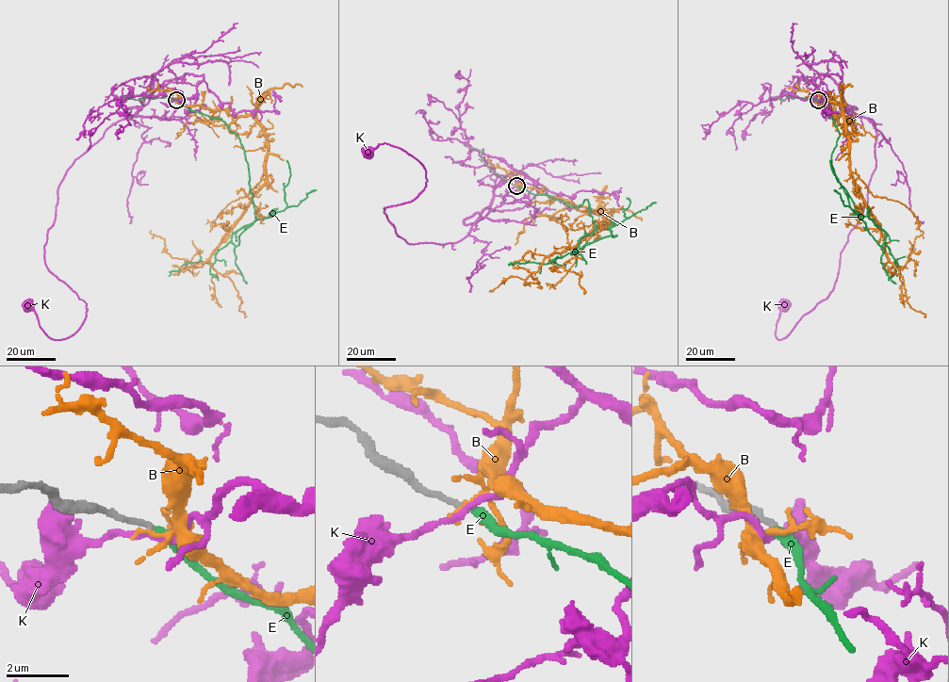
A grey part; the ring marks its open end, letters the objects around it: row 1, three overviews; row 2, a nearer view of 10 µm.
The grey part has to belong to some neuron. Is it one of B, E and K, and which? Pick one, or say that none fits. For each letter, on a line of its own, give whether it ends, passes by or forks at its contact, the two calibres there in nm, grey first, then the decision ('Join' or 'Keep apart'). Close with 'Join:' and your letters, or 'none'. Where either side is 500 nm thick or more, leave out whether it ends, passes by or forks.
B: It forks there. Thickness 190 nm (grey) against 120 nm. Keep apart
E: It ends there. Thickness 190 nm (grey) against 320 nm. Join
K: It passes by. Thickness 190 nm (grey) against 200 nm. Keep apart
Join: E

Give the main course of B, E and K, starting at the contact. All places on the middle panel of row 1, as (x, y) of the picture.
B: (515, 186), (534, 187), (607, 217), (577, 246), (549, 254), (536, 271), (525, 279), (510, 276), (490, 290)
E: (516, 186), (576, 207), (587, 200), (595, 230), (571, 253), (609, 236), (627, 218), (627, 198)
K: (515, 186), (543, 189), (474, 213), (455, 242), (408, 244), (384, 208), (426, 170), (368, 152)

